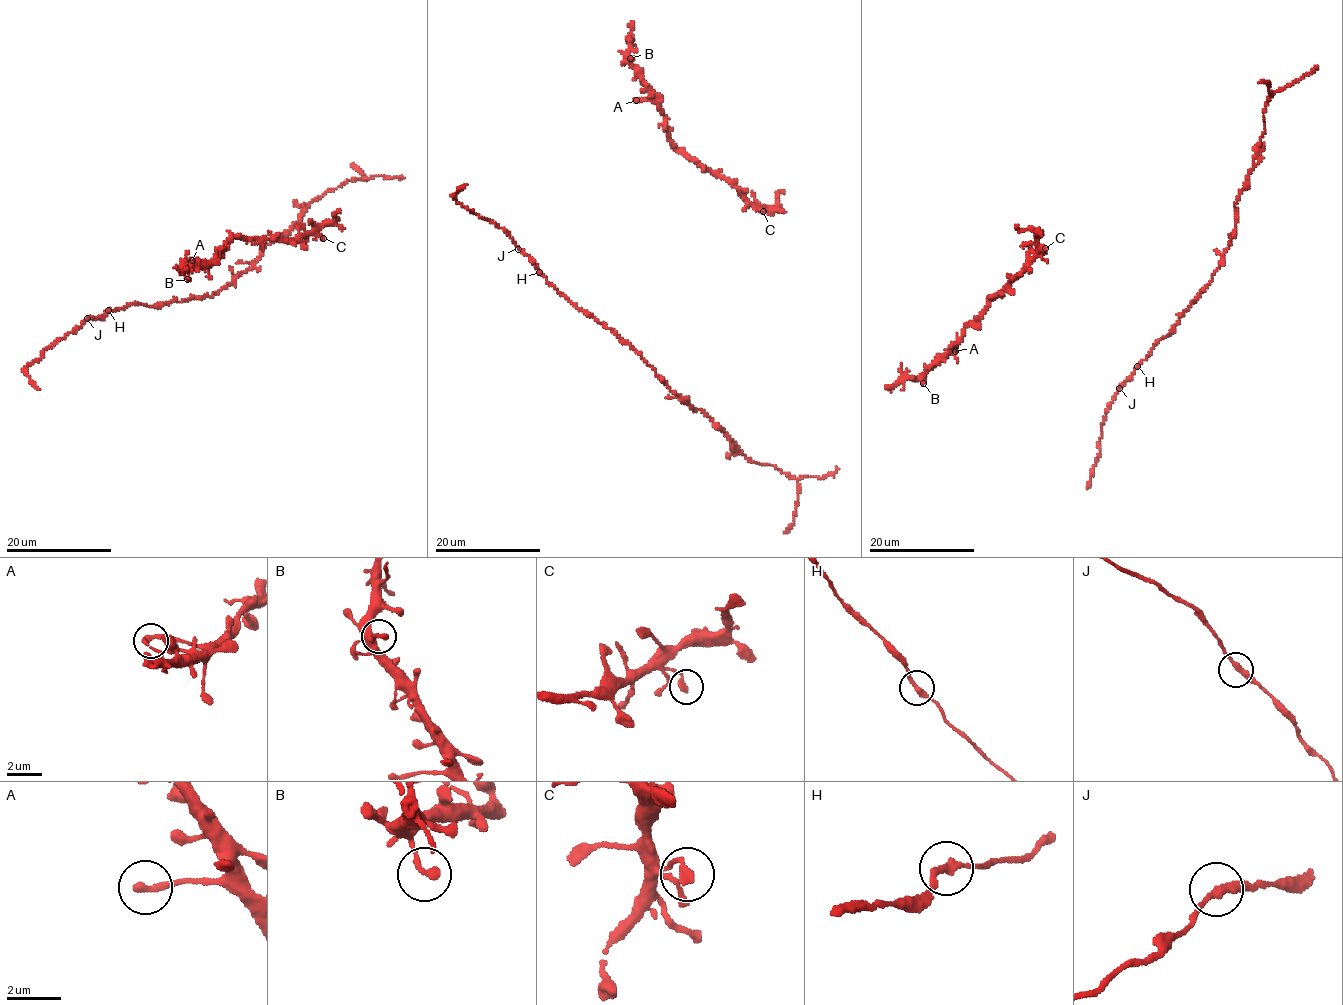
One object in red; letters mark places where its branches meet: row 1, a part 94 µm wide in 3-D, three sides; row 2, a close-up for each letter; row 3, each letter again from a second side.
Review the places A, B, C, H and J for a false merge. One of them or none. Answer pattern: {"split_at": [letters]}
{"split_at": []}

